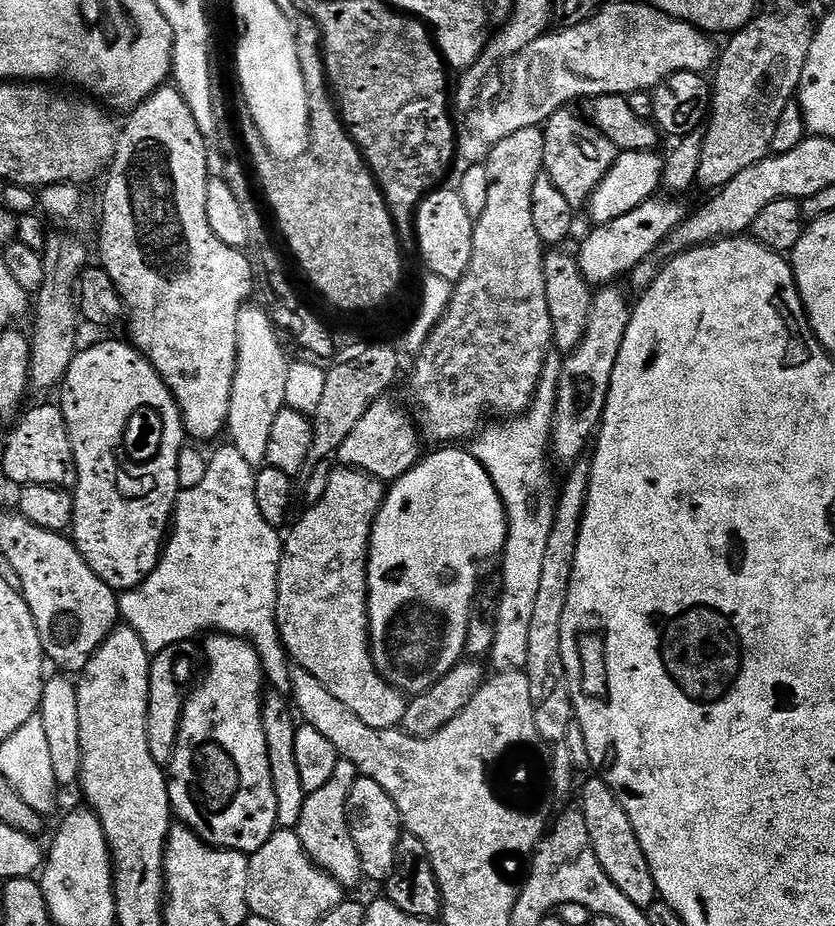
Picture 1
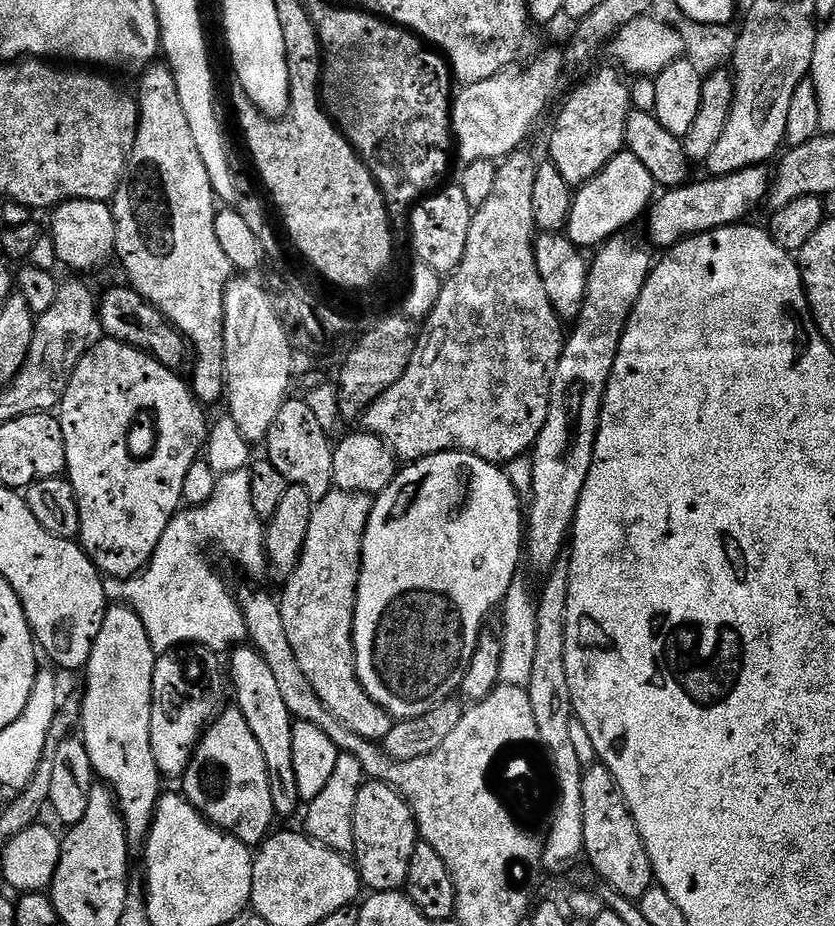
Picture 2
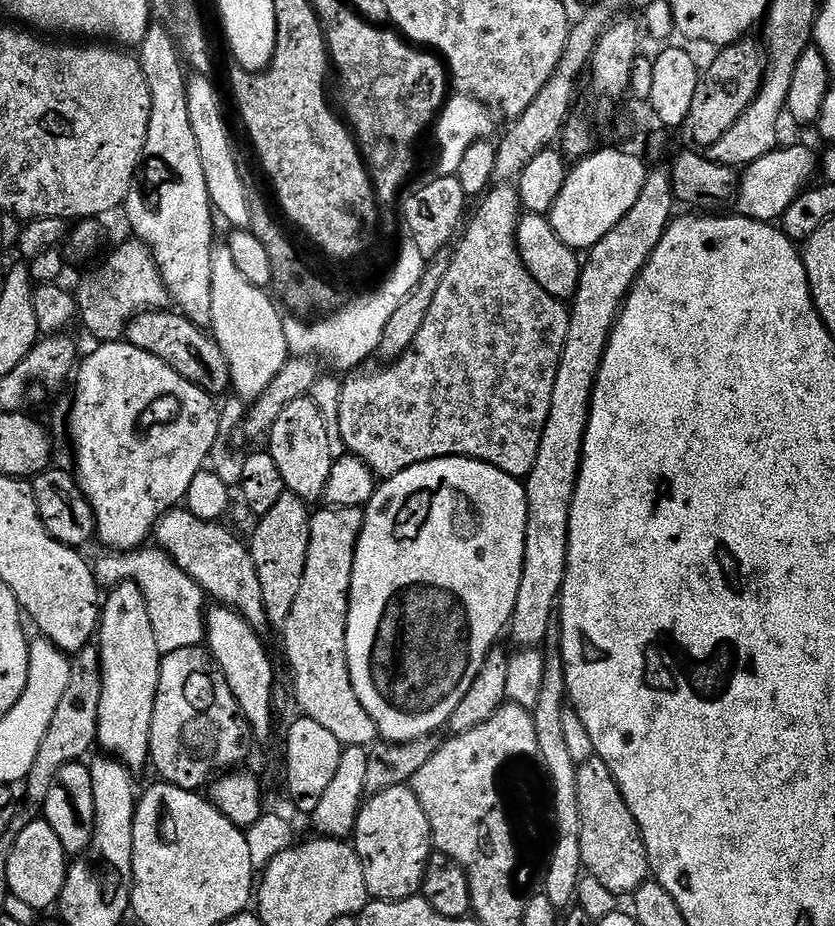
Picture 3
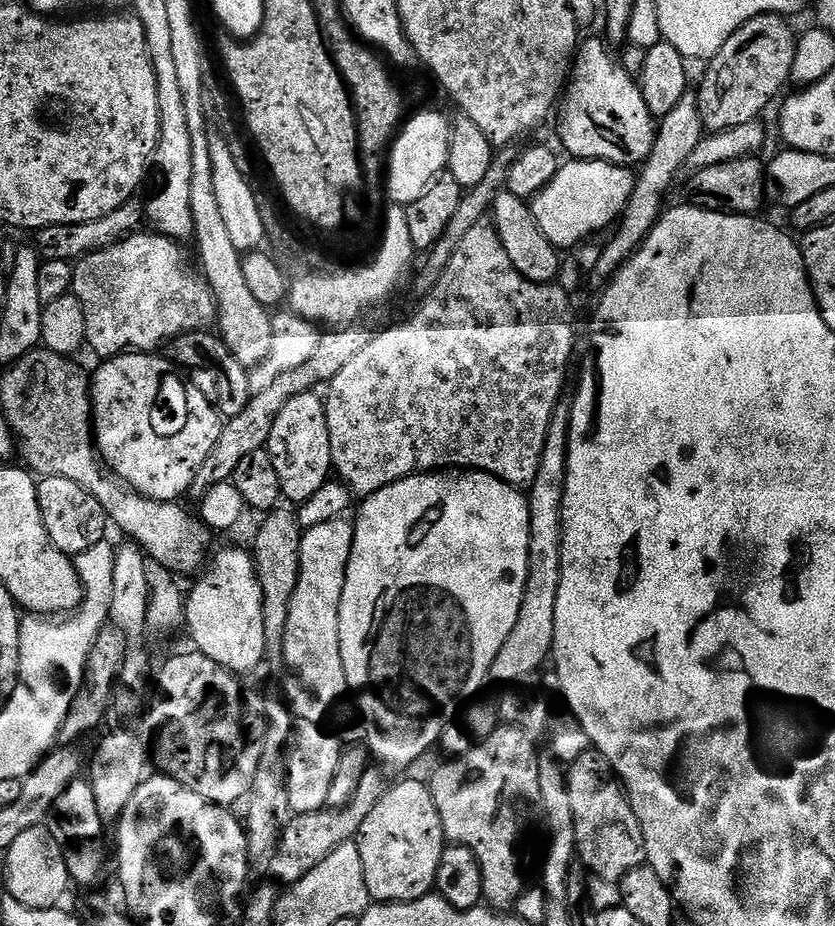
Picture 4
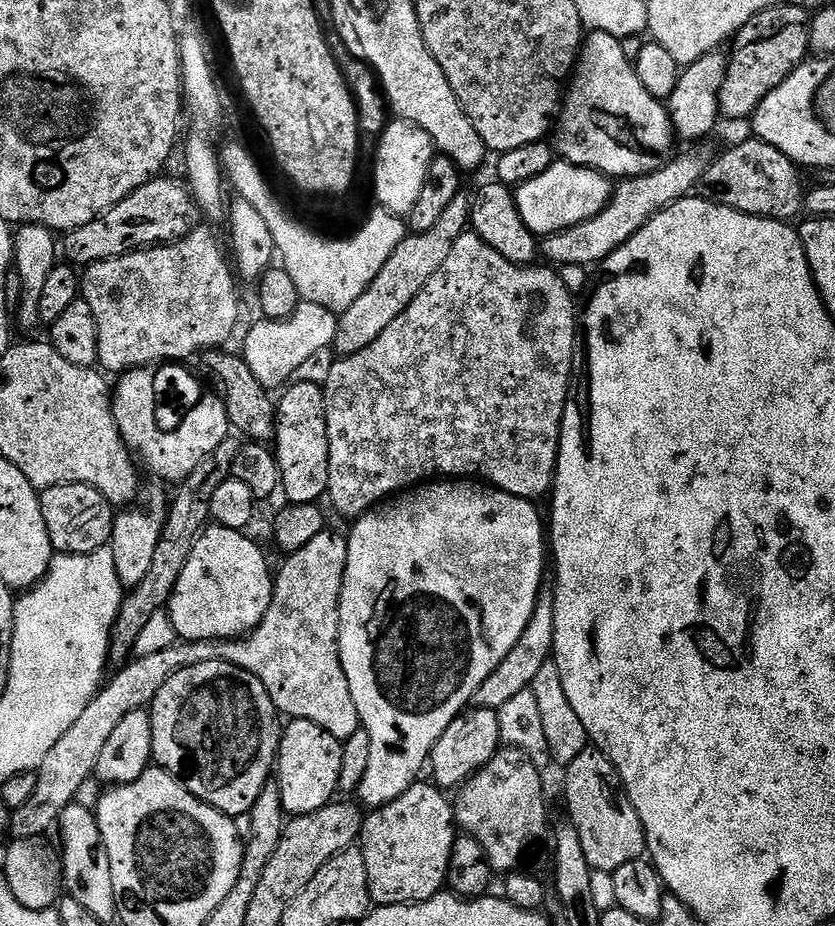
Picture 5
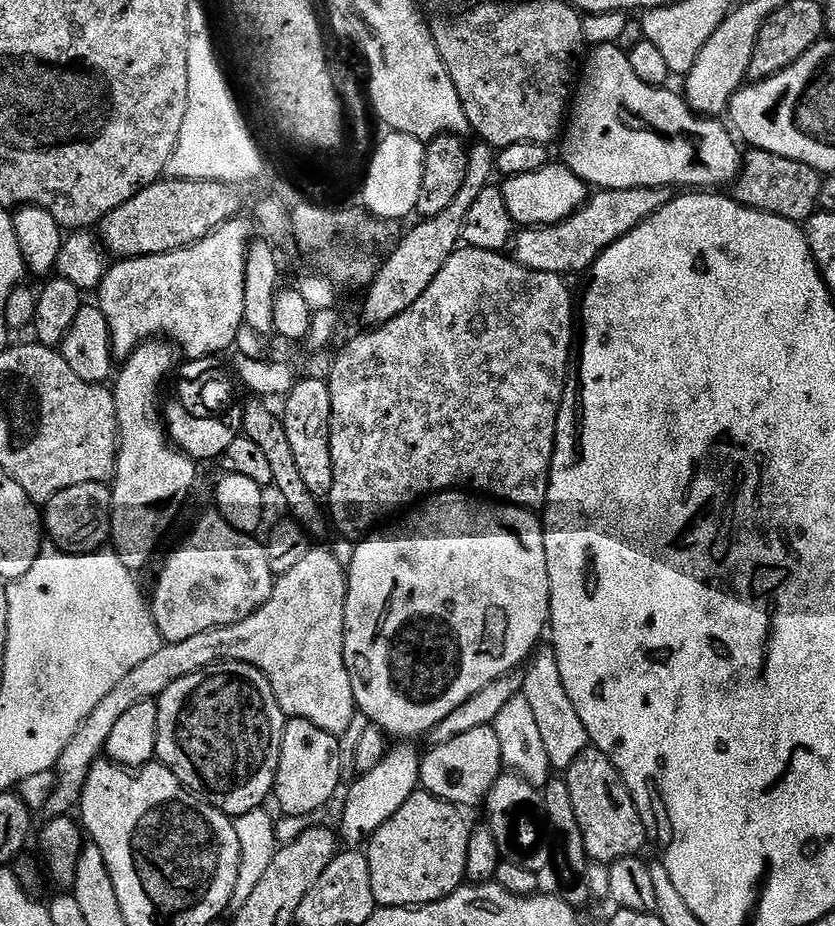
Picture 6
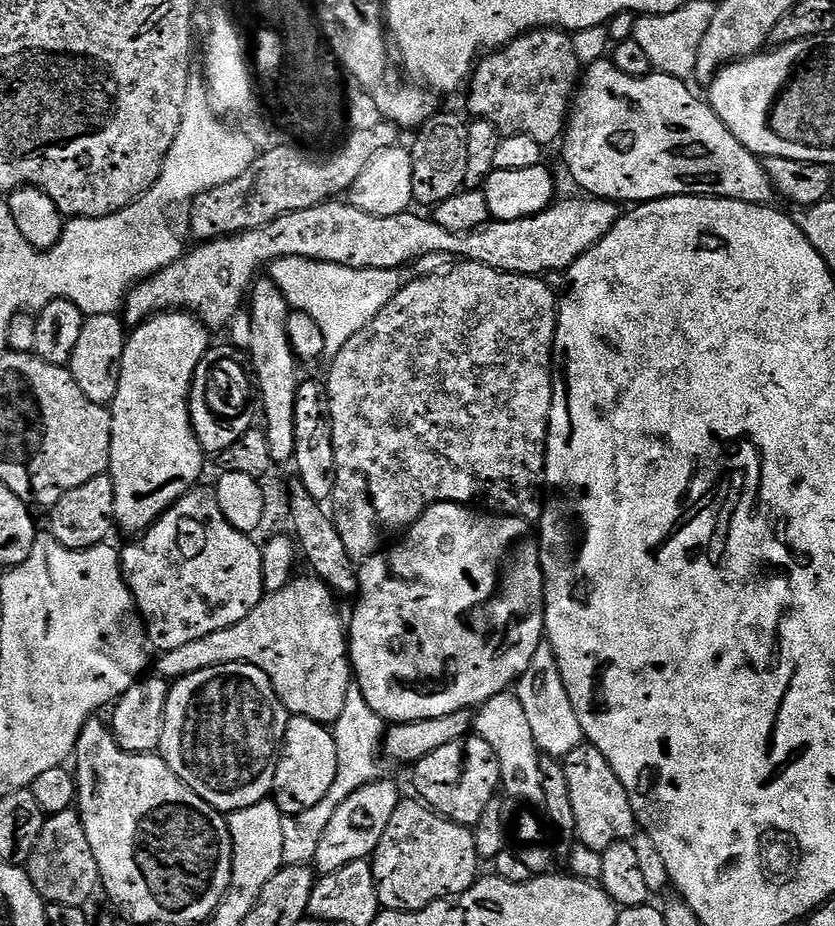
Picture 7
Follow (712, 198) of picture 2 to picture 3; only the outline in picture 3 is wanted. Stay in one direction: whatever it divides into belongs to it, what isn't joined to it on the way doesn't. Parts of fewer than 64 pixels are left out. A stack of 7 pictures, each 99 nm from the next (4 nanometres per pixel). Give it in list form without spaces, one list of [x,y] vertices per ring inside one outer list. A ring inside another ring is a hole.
[[[804,144],[789,148],[778,146],[770,154],[762,154],[753,164],[739,173],[734,208],[739,215],[751,220],[779,221],[786,214],[790,202],[813,183],[812,175],[818,172],[818,156]],[[812,180],[812,181],[811,181]]]

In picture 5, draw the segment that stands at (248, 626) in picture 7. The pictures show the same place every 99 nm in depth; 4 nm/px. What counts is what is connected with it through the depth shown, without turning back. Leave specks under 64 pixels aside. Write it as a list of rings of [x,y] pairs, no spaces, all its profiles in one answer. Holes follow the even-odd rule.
[[[325,530],[319,532],[311,542],[306,542],[302,550],[291,553],[288,560],[281,566],[280,572],[275,573],[274,587],[272,590],[272,601],[270,610],[262,618],[262,622],[246,638],[235,640],[189,640],[177,642],[170,645],[166,650],[158,654],[146,654],[136,656],[119,669],[116,677],[109,679],[107,683],[97,692],[96,697],[82,710],[78,722],[58,738],[54,750],[46,754],[38,769],[38,786],[34,788],[34,794],[30,794],[30,802],[26,806],[12,809],[12,831],[10,833],[13,841],[20,839],[38,839],[47,837],[48,831],[57,827],[57,820],[64,810],[71,804],[77,803],[80,791],[84,783],[90,781],[96,775],[98,758],[110,739],[110,734],[118,727],[118,722],[126,718],[139,708],[147,709],[152,700],[166,686],[166,682],[178,670],[186,666],[198,666],[198,662],[226,662],[254,674],[262,686],[266,686],[266,694],[274,702],[277,713],[281,717],[293,720],[305,720],[314,722],[314,726],[322,726],[334,738],[346,741],[350,734],[361,731],[362,725],[360,715],[354,706],[354,698],[350,694],[350,682],[346,682],[346,674],[342,670],[340,661],[340,595],[344,585],[346,574],[346,562],[348,561],[348,542],[343,535]]]

